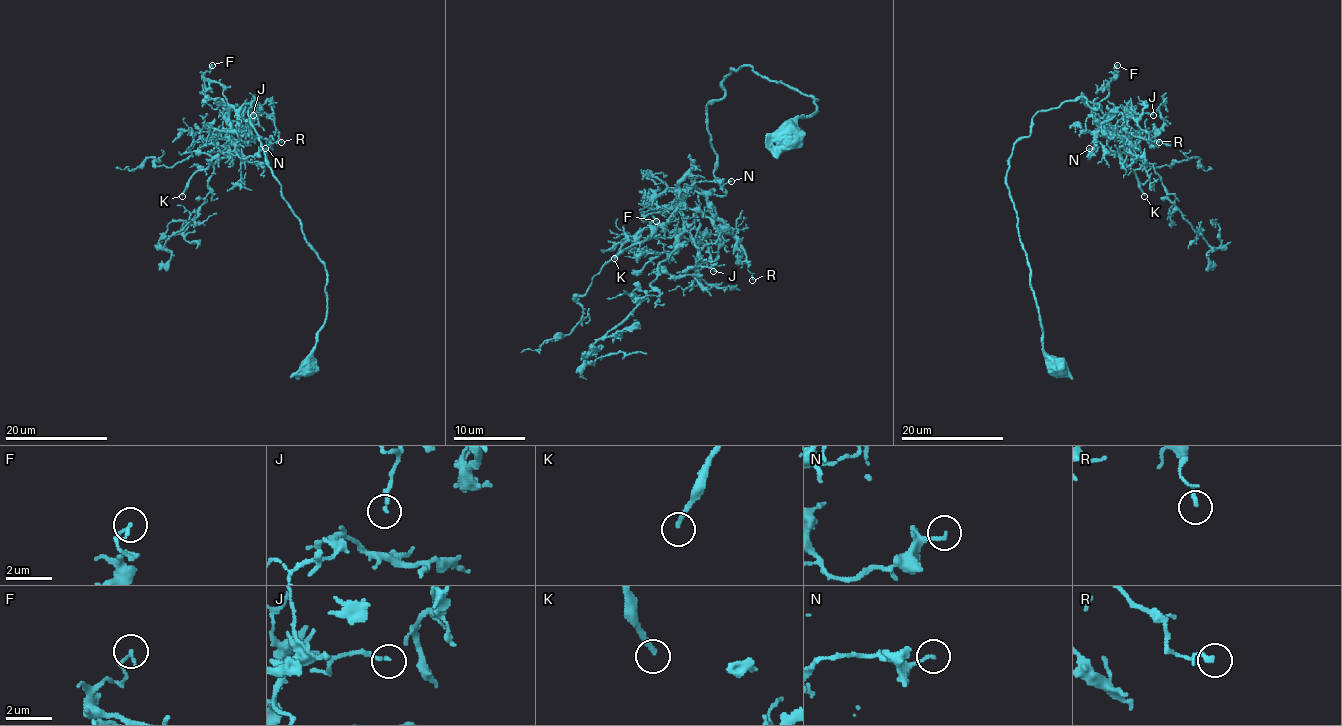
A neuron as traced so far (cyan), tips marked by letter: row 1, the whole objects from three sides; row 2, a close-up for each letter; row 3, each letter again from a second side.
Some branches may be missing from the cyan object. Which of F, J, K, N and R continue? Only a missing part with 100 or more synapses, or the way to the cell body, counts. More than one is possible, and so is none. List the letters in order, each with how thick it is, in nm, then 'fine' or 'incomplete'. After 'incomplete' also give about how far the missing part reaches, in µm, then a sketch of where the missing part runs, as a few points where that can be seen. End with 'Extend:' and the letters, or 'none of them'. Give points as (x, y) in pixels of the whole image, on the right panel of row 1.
F: 150 nm | fine
J: 150 nm | fine
K: 200 nm | incomplete | 35 µm | (1144, 196), (1153, 198), (1171, 221), (1187, 234), (1205, 238), (1207, 242), (1200, 240), (1184, 207), (1172, 202)
N: 130 nm | fine
R: 130 nm | fine
Extend: K

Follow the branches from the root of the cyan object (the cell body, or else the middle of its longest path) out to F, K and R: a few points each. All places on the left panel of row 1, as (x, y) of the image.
F: (308, 366), (326, 267), (250, 121), (254, 97), (262, 108), (231, 106), (204, 77), (212, 65)
K: (308, 366), (326, 267), (265, 158), (254, 97), (262, 108), (230, 109), (228, 149), (182, 196)
R: (308, 366), (326, 267), (250, 121), (254, 97), (262, 108), (242, 106), (240, 117), (263, 112), (281, 142)

